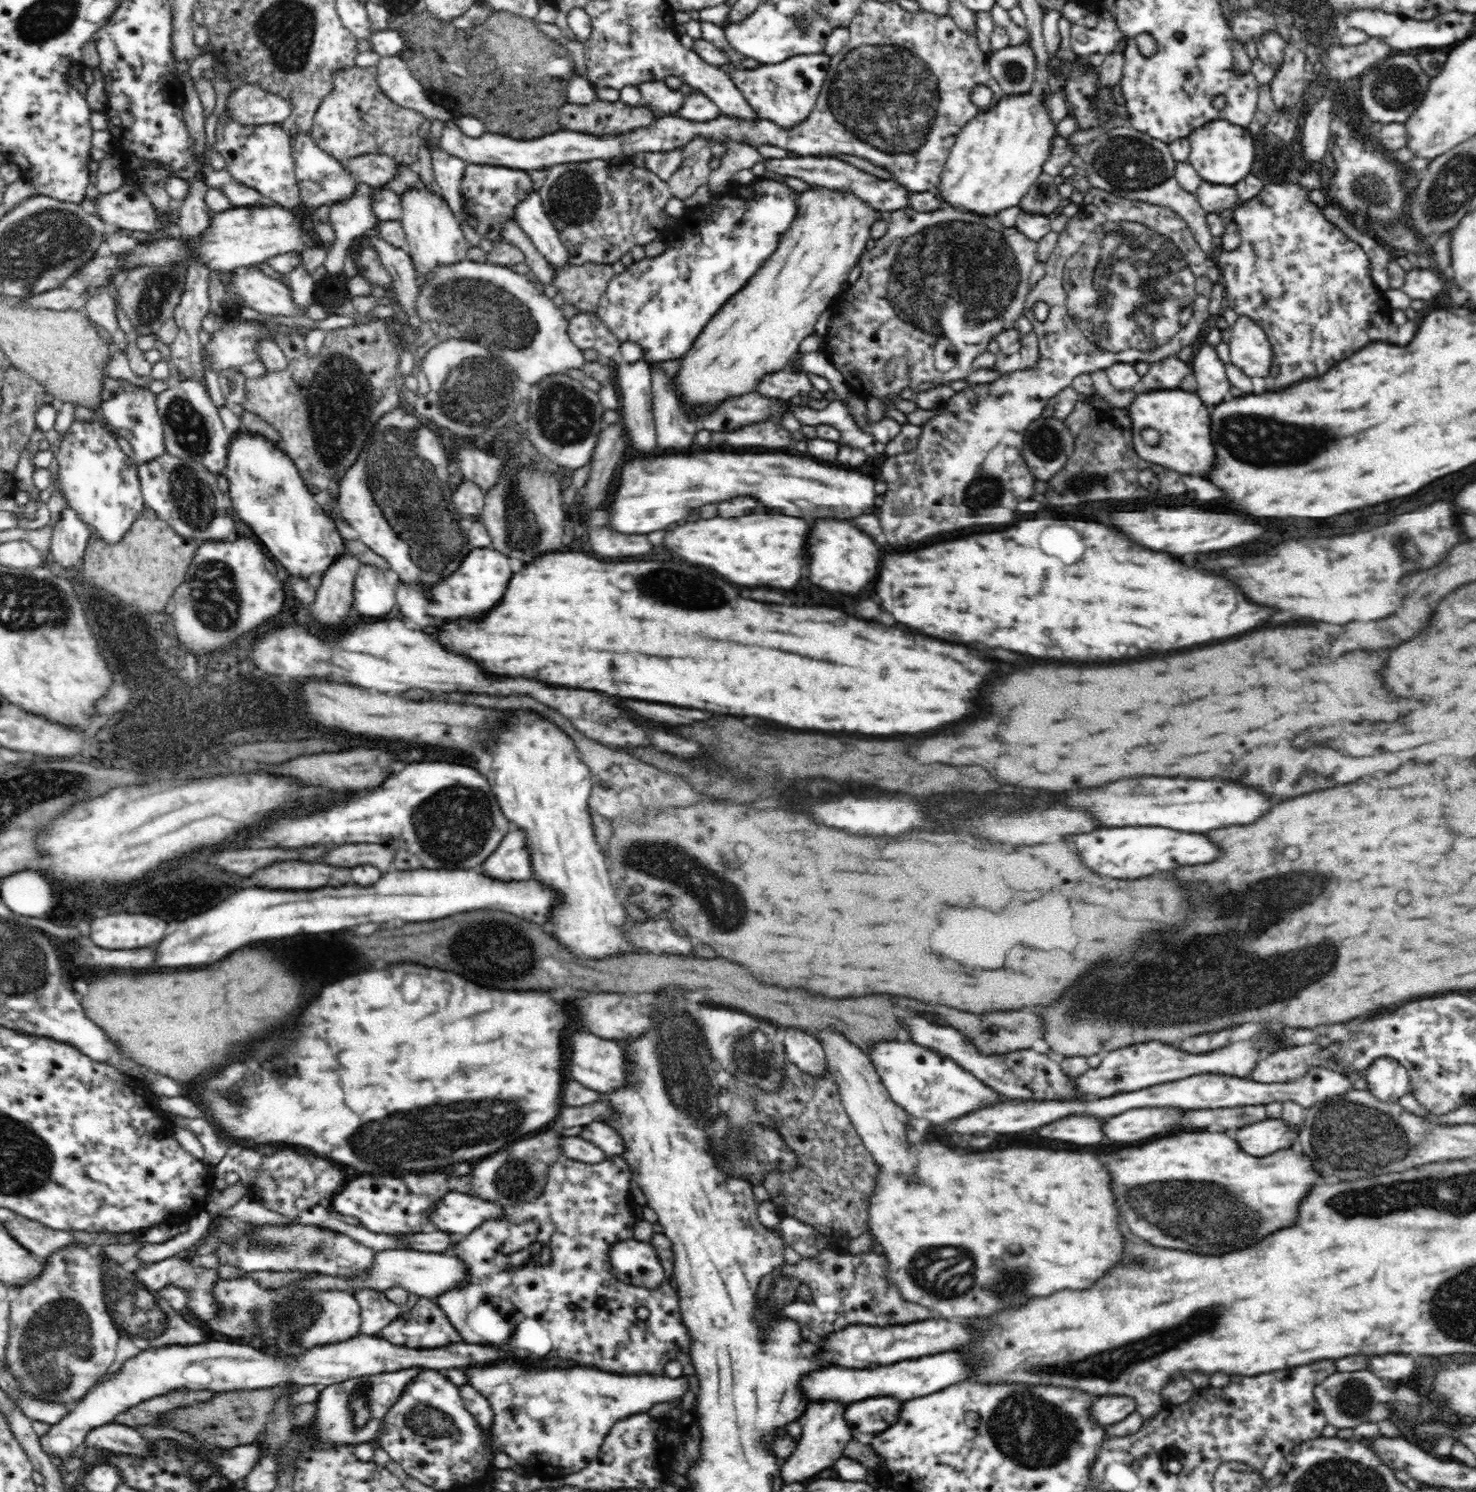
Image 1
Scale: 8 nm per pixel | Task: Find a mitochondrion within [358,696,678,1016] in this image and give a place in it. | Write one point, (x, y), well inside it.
(455, 823)

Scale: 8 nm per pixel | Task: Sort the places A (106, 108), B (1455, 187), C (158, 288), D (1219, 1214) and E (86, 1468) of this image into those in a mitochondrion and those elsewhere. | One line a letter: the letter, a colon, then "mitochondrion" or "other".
A: other
B: mitochondrion
C: mitochondrion
D: mitochondrion
E: other

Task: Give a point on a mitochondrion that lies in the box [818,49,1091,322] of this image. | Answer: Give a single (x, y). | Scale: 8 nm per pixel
(1014, 71)

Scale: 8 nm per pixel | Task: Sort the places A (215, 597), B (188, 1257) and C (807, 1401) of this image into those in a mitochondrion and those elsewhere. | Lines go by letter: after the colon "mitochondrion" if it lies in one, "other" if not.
A: mitochondrion
B: other
C: other

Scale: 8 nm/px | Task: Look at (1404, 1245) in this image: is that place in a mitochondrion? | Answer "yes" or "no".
no

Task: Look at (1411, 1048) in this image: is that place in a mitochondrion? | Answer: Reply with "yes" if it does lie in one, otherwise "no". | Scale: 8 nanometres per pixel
no

